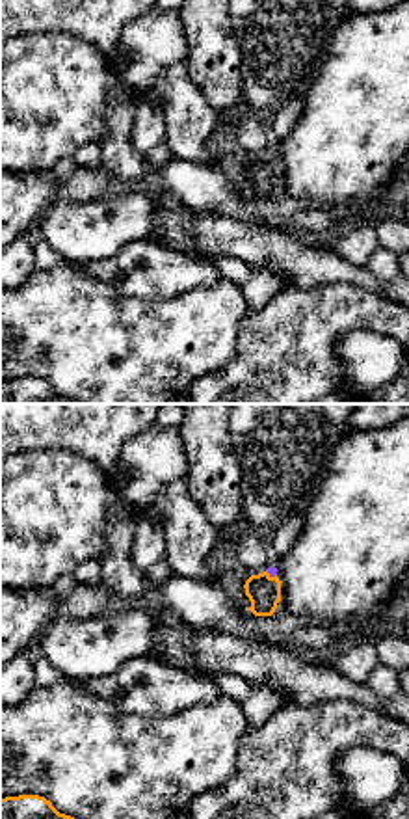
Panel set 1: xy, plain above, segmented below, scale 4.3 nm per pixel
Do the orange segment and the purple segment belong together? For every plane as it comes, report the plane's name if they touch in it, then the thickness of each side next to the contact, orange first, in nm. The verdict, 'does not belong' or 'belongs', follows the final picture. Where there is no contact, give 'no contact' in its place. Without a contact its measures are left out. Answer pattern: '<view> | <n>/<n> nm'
xy | 140/40 nm

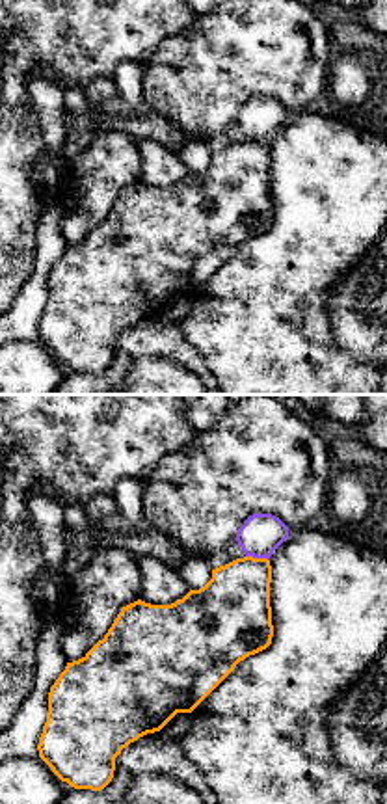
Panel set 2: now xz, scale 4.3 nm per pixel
xz | 320/180 nm

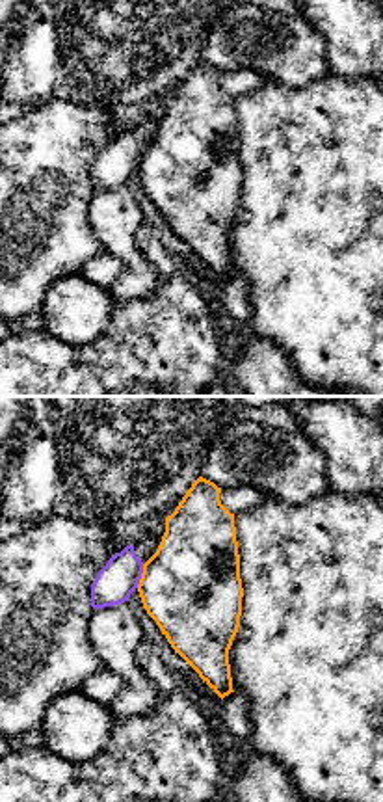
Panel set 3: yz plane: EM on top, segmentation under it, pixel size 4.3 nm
yz | 420/170 nm

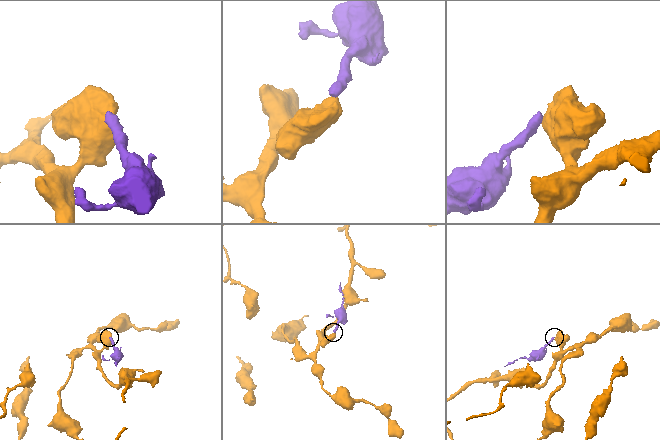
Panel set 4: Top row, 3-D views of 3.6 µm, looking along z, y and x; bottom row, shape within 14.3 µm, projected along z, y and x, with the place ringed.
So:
does not belong

